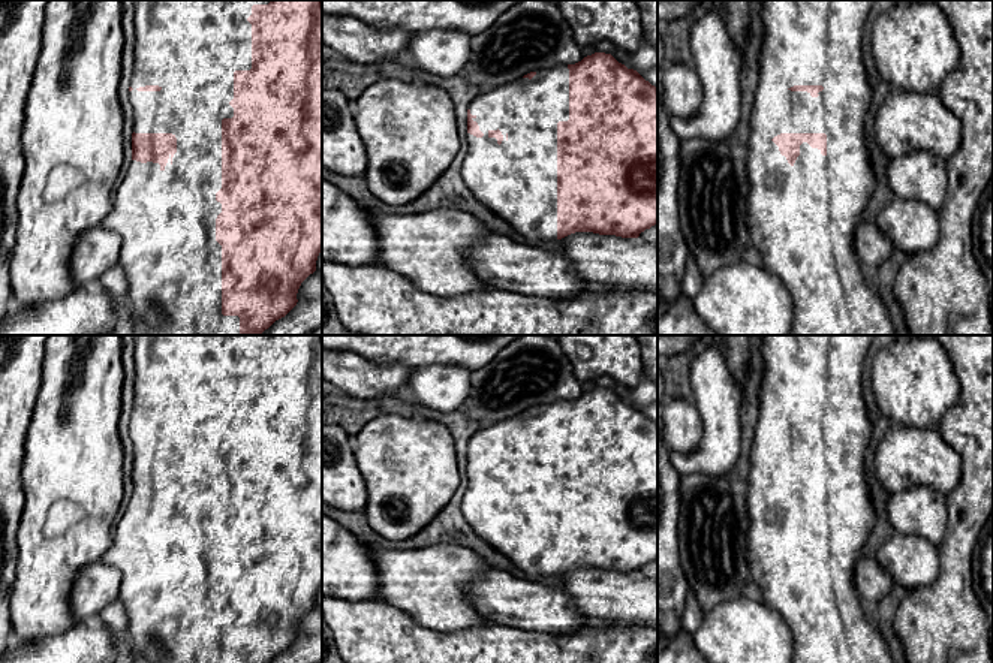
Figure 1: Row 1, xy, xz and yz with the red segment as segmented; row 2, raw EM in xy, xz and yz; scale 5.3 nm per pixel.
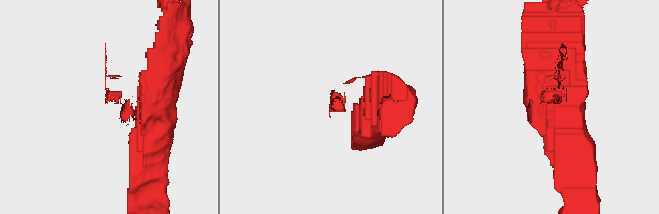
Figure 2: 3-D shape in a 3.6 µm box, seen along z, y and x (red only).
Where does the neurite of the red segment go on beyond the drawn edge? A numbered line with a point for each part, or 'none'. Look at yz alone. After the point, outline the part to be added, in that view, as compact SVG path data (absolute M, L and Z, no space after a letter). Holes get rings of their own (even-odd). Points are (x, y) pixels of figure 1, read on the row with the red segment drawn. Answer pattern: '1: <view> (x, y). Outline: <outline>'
1: yz (802, 219). Outline: M761 0L764 42L746 159L750 186L746 224L762 266L783 283L794 302L789 335L897 335L884 299L864 281L854 247L855 227L876 186L864 136L872 88L863 57L863 30L875 1ZM794 85L822 85L824 90L812 97L807 91L791 91ZM780 133L825 133L827 154L803 142L791 166L771 141Z

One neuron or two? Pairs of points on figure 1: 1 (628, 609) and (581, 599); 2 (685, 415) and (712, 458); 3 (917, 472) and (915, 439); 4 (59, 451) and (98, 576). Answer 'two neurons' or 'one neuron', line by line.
1: one neuron
2: two neurons
3: one neuron
4: two neurons

